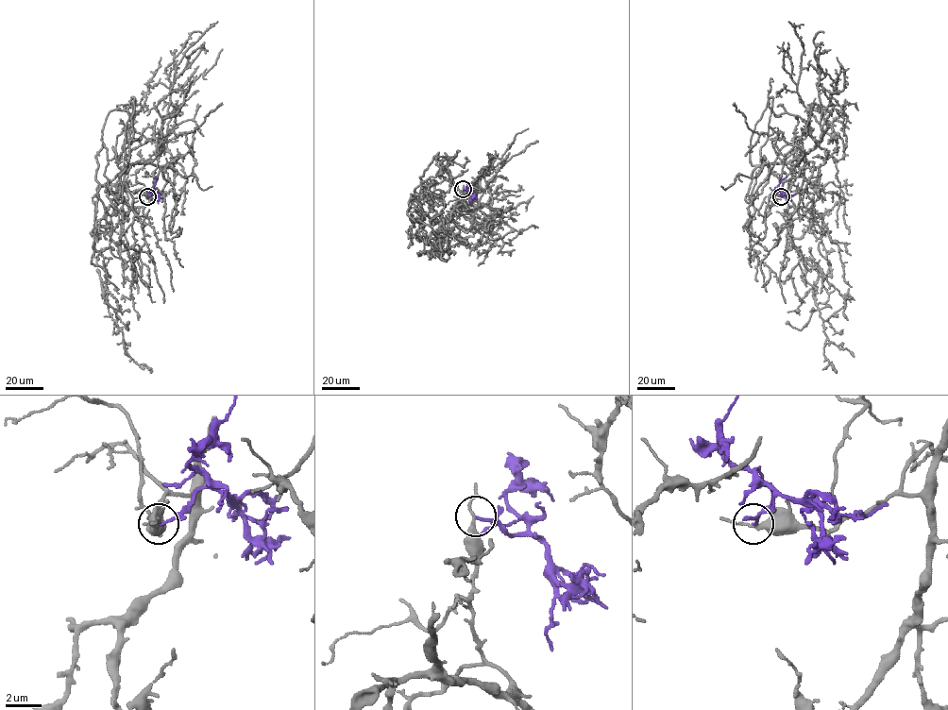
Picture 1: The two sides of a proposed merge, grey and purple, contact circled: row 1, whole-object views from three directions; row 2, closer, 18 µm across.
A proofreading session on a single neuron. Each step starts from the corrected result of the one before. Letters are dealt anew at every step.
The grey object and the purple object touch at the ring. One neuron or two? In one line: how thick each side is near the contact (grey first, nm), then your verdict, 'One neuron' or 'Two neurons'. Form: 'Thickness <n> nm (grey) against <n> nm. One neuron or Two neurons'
Thickness 220 nm (grey) against 160 nm. Two neurons

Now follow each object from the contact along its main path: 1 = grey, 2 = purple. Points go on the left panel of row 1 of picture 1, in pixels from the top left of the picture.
1: (147, 196), (160, 168), (127, 166), (119, 202), (103, 143), (91, 262), (108, 274), (124, 347), (151, 372)
2: (147, 196), (152, 193), (150, 190), (158, 177)

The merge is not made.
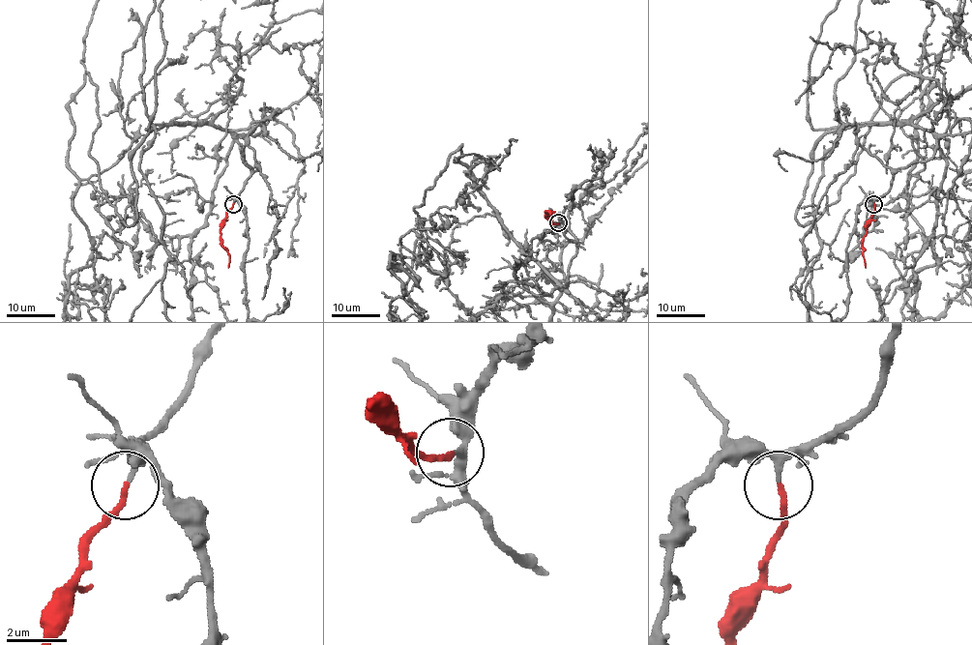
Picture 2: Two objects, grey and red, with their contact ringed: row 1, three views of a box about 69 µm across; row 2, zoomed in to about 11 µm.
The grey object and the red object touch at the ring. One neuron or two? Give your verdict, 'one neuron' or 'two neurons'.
one neuron

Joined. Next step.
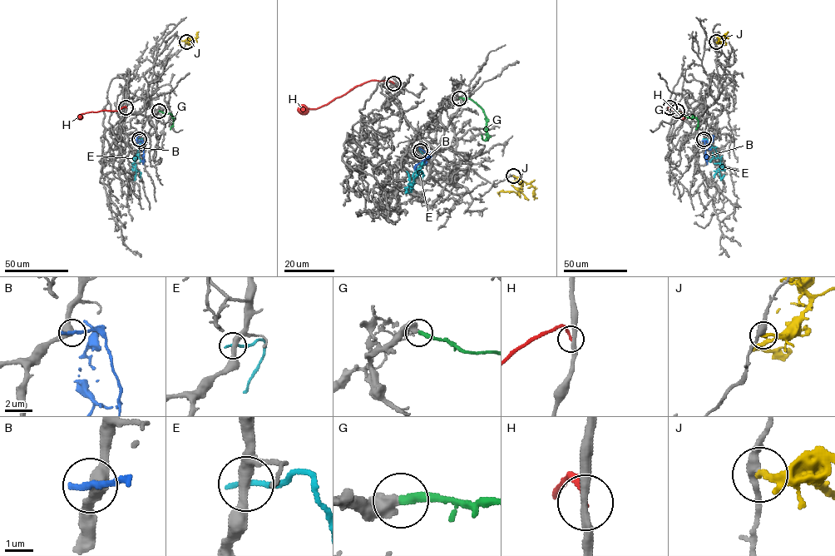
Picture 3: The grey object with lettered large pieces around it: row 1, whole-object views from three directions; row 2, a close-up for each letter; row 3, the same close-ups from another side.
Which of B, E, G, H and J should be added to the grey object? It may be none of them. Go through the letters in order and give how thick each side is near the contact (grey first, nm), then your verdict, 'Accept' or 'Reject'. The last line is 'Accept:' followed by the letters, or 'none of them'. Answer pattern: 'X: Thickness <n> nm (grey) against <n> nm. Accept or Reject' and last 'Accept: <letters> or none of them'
B: Thickness 480 nm (grey) against 240 nm. Reject
E: Thickness 360 nm (grey) against 190 nm. Reject
G: Thickness 550 nm (grey) against 320 nm. Accept
H: Thickness 300 nm (grey) against 180 nm. Reject
J: Thickness 320 nm (grey) against 240 nm. Reject
Accept: G

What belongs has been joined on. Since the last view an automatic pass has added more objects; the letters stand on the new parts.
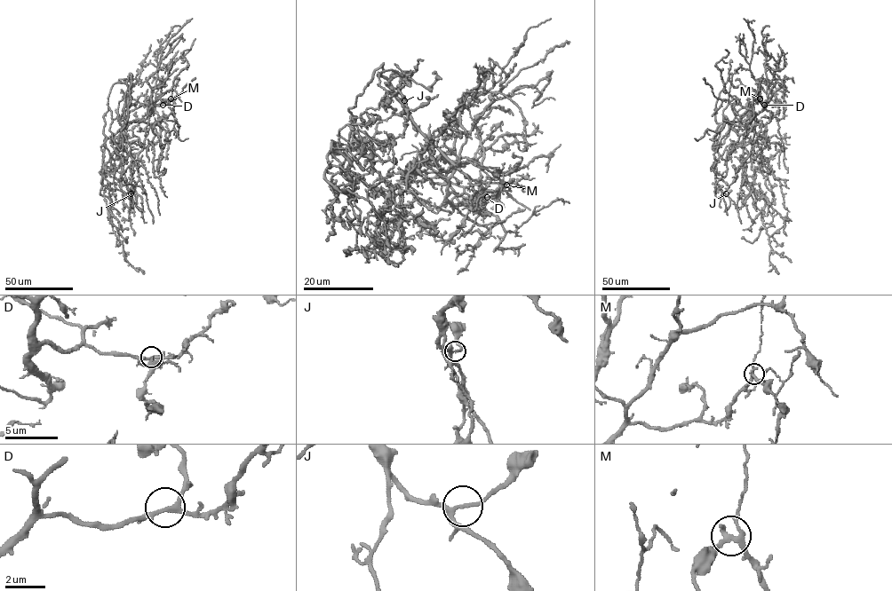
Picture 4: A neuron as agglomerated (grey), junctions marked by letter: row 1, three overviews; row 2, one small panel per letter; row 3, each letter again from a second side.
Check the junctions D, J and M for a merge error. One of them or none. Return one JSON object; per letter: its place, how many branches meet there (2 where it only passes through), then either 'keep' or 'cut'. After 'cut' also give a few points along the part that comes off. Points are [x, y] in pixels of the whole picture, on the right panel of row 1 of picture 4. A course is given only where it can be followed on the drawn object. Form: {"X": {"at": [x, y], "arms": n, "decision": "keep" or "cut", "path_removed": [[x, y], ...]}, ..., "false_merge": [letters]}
{"D": {"at": [764, 105], "arms": 3, "decision": "keep"}, "J": {"at": [726, 193], "arms": 3, "decision": "keep"}, "M": {"at": [760, 98], "arms": 3, "decision": "keep"}, "false_merge": []}

